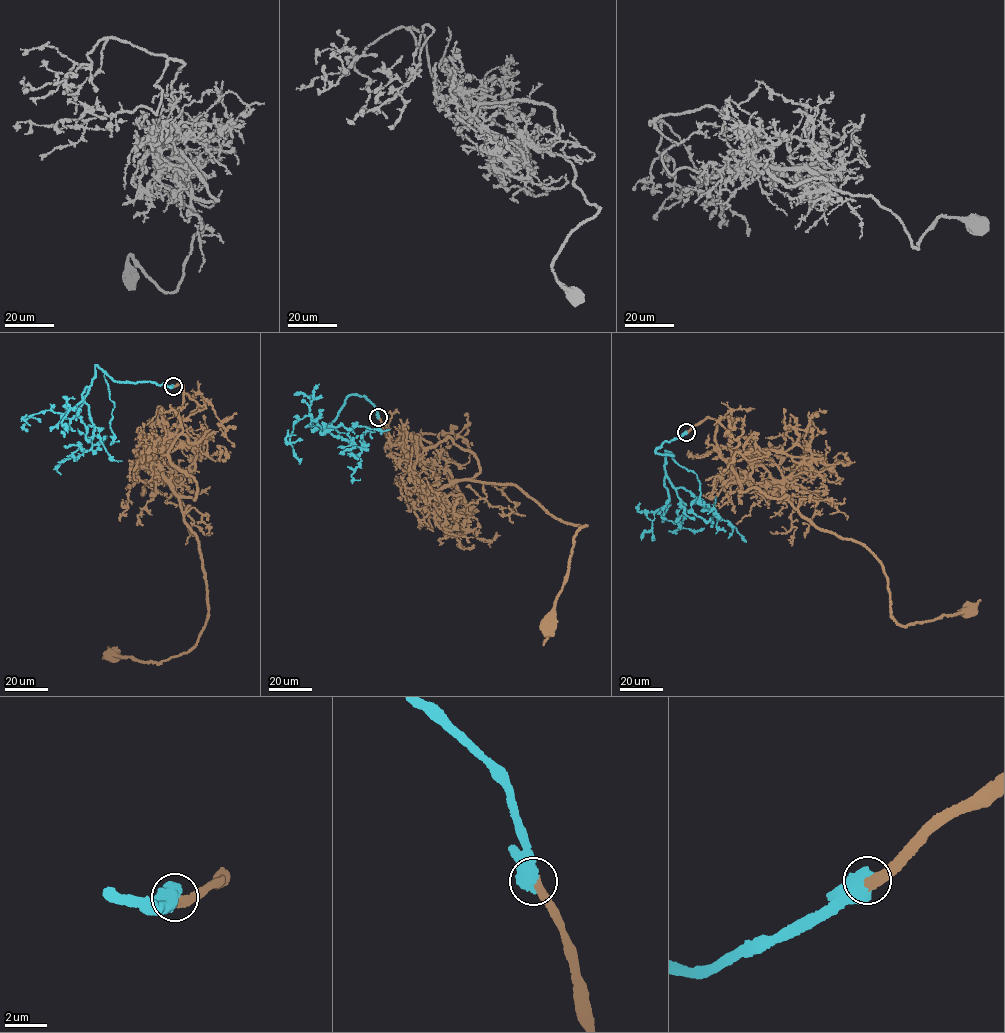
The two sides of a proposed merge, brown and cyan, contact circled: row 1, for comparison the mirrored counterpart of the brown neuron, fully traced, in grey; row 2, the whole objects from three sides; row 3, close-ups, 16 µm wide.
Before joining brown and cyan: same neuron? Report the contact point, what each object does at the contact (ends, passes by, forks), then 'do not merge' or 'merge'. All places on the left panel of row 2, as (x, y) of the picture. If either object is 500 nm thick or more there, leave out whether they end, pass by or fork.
at (173, 386); merge

